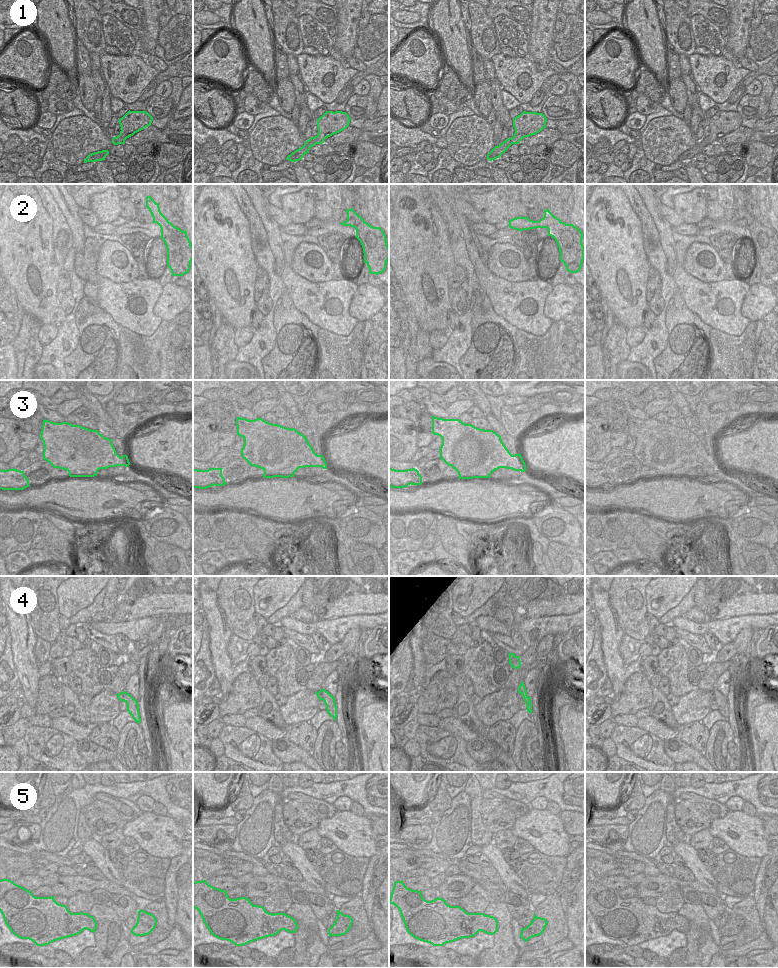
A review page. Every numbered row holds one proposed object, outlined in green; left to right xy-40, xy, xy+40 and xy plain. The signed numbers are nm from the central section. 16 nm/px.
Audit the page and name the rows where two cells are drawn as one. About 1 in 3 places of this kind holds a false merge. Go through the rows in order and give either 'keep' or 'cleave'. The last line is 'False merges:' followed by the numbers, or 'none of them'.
1: keep
2: keep
3: cleave
4: keep
5: keep
False merges: 3

